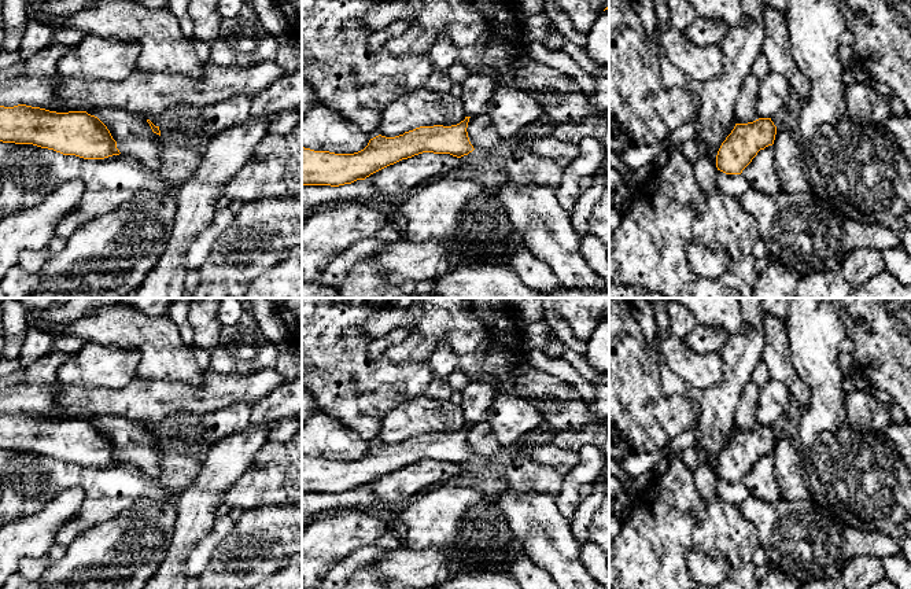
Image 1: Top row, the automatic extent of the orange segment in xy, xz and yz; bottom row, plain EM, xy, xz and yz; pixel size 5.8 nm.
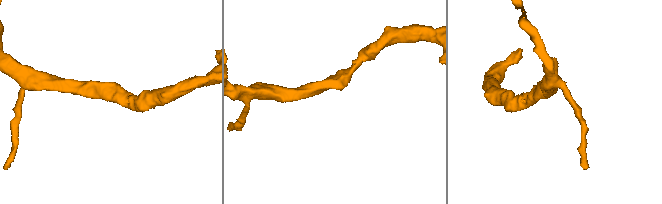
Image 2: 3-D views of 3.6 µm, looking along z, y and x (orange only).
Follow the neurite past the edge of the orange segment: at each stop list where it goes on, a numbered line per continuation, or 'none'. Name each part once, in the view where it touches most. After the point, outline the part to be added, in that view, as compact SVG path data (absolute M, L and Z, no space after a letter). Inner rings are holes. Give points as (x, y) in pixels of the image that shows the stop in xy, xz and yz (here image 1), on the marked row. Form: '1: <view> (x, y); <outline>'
none

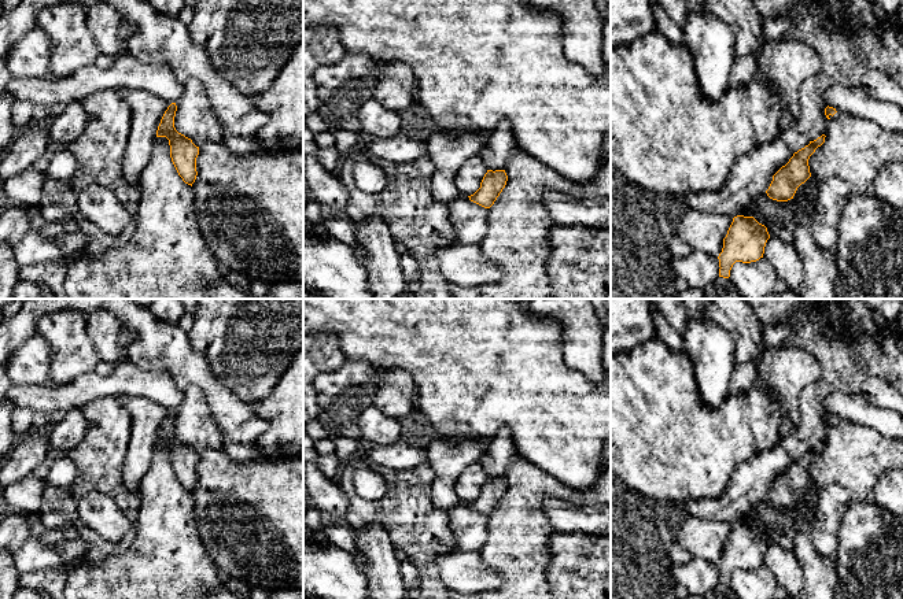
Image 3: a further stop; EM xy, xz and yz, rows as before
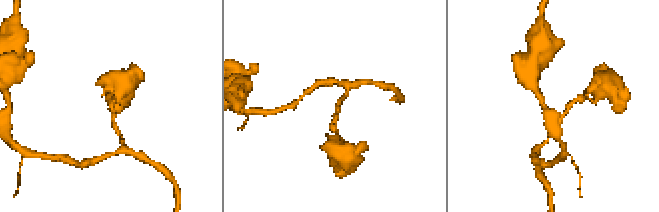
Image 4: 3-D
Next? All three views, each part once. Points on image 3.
none

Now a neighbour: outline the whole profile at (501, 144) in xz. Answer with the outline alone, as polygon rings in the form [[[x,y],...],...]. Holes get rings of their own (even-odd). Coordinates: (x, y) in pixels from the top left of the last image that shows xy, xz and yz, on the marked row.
[[[501,122],[498,127],[487,137],[487,141],[479,156],[483,159],[487,170],[505,170],[508,159],[519,151],[512,127],[508,122]]]

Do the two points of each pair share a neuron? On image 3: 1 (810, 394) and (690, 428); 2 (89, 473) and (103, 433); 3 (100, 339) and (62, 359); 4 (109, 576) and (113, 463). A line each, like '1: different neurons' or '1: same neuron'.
1: different neurons
2: same neuron
3: different neurons
4: different neurons

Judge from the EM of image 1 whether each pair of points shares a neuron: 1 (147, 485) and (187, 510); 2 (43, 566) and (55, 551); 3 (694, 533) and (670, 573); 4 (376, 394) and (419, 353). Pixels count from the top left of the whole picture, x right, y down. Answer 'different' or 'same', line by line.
1: different
2: same
3: same
4: different

